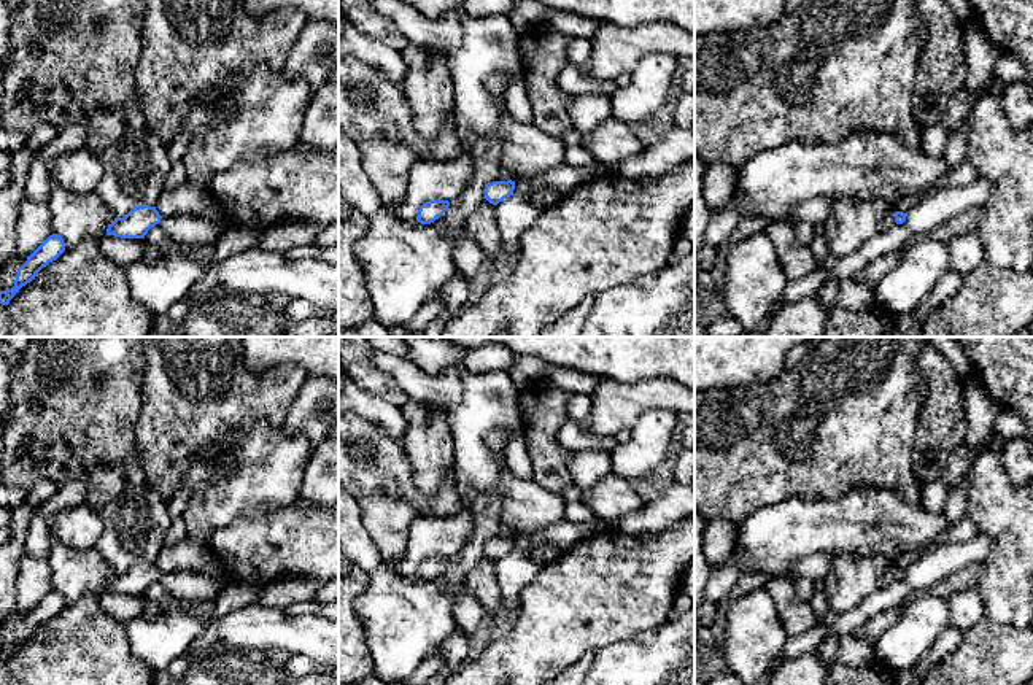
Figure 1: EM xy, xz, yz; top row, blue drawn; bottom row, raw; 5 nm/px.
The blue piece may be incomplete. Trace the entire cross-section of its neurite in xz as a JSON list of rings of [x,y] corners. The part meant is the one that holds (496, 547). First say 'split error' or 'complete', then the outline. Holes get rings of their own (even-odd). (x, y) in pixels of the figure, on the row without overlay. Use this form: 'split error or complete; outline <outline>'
complete; outline [[[512,536],[493,537],[485,542],[483,550],[489,559],[497,561],[504,555],[513,551],[513,545],[515,545],[515,537]]]

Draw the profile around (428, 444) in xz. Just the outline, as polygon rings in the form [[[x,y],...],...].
[[[410,402],[405,408],[404,450],[420,493],[434,496],[455,462],[455,447],[442,405]]]

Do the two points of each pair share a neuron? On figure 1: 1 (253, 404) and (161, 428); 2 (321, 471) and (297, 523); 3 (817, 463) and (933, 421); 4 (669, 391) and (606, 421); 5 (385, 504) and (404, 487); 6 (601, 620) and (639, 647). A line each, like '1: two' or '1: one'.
1: one
2: two
3: two
4: one
5: two
6: two

